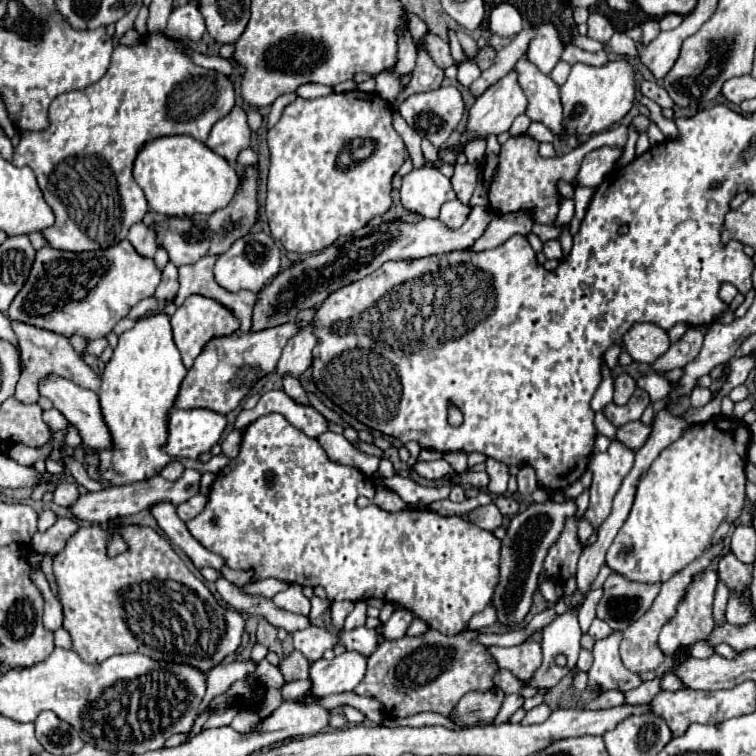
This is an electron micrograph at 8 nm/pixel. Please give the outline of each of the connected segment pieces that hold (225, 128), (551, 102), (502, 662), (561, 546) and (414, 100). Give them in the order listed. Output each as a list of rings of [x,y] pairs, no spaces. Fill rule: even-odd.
[[[234,106],[226,118],[218,120],[212,126],[204,144],[218,156],[226,158],[228,162],[234,162],[238,152],[250,146],[250,128],[246,122],[246,112]]]
[[[520,58],[512,70],[518,74],[518,84],[520,88],[524,88],[524,94],[528,98],[526,116],[530,120],[542,122],[554,134],[558,134],[562,130],[562,104],[560,88],[556,86],[556,82],[550,76],[542,74],[526,58]]]
[[[528,640],[520,646],[512,646],[512,648],[490,646],[488,654],[494,656],[494,660],[498,662],[500,668],[510,670],[520,680],[528,680],[542,662],[542,648],[536,640]]]
[[[570,518],[564,526],[562,536],[558,538],[558,542],[550,548],[546,560],[544,560],[544,570],[542,576],[552,576],[560,582],[566,582],[570,576],[576,574],[576,564],[580,558],[582,546],[578,542],[578,534],[576,534],[576,518]]]
[[[444,86],[410,96],[400,104],[398,112],[422,138],[428,138],[440,148],[456,130],[464,112],[464,102],[456,86]]]

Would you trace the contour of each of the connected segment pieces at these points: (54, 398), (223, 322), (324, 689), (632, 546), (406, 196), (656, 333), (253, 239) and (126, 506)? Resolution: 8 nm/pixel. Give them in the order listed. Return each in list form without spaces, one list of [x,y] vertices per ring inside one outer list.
[[[44,376],[44,380],[40,380],[38,384],[38,390],[40,390],[40,396],[46,396],[56,410],[60,410],[68,422],[80,432],[82,436],[82,442],[94,450],[102,450],[102,448],[110,448],[112,446],[112,440],[110,440],[110,432],[108,432],[108,426],[104,424],[104,418],[102,418],[102,412],[100,412],[100,404],[98,404],[98,396],[96,392],[92,390],[84,390],[76,384],[72,384],[70,380],[64,380],[62,376]]]
[[[190,296],[190,298],[174,312],[174,316],[170,318],[170,324],[172,324],[174,344],[176,344],[176,348],[180,350],[182,362],[184,362],[186,368],[190,368],[192,362],[200,356],[200,352],[204,350],[204,346],[206,346],[208,340],[234,334],[234,332],[238,332],[238,326],[240,326],[238,318],[236,318],[228,308],[224,308],[222,304],[218,304],[218,302],[210,300],[210,298],[204,298],[204,296]]]
[[[344,652],[334,660],[318,660],[310,666],[312,688],[302,696],[302,704],[314,704],[316,700],[354,690],[356,684],[364,678],[366,658],[358,652]]]
[[[722,418],[710,420],[706,424],[694,424],[680,440],[676,440],[664,452],[660,452],[644,480],[640,480],[630,516],[606,552],[608,568],[614,574],[620,574],[632,582],[662,584],[670,580],[676,572],[684,570],[690,562],[694,562],[712,542],[716,528],[724,520],[728,522],[738,520],[742,514],[746,500],[744,468],[748,444],[750,444],[748,428],[738,420]]]
[[[416,168],[402,178],[400,202],[408,212],[438,218],[440,206],[454,198],[450,180],[436,168]]]
[[[632,324],[632,328],[622,338],[624,350],[634,362],[654,362],[670,348],[668,334],[654,324]]]
[[[264,232],[248,234],[240,240],[236,240],[234,246],[228,252],[224,252],[214,264],[214,278],[228,292],[238,292],[238,290],[258,292],[278,272],[280,272],[280,250],[278,250],[276,242],[272,240],[272,236],[268,236]]]
[[[184,470],[184,476],[180,476],[174,482],[170,482],[170,480],[162,478],[162,476],[154,476],[150,480],[136,482],[132,486],[104,488],[100,492],[88,492],[84,496],[78,496],[76,504],[72,504],[72,508],[68,508],[68,510],[80,520],[88,520],[88,522],[94,522],[94,524],[104,524],[106,520],[112,520],[116,516],[132,516],[132,514],[138,514],[140,510],[148,510],[158,502],[170,502],[170,504],[178,506],[178,504],[186,502],[188,498],[192,498],[194,494],[198,494],[200,478],[202,478],[202,472]]]

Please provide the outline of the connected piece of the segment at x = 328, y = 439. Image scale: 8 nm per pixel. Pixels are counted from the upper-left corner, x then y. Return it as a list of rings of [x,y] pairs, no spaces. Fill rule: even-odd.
[[[324,432],[324,434],[318,438],[318,442],[320,442],[320,446],[326,450],[326,454],[330,456],[332,462],[358,468],[358,470],[364,472],[366,476],[372,476],[372,474],[378,470],[376,456],[368,456],[368,454],[352,448],[352,444],[350,444],[342,434]]]

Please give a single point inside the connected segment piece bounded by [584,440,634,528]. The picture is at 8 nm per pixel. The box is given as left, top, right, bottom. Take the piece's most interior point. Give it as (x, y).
(609, 468)

